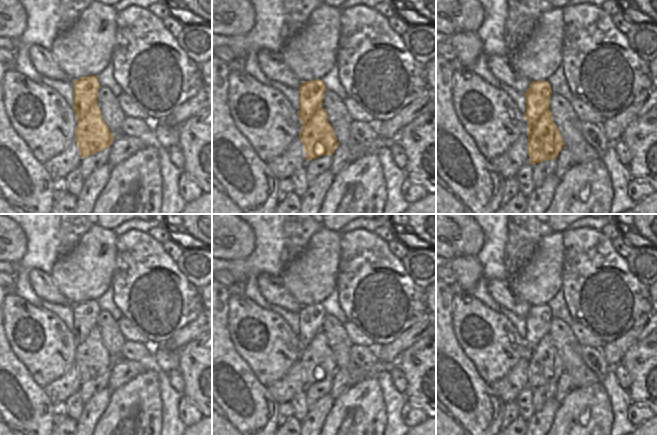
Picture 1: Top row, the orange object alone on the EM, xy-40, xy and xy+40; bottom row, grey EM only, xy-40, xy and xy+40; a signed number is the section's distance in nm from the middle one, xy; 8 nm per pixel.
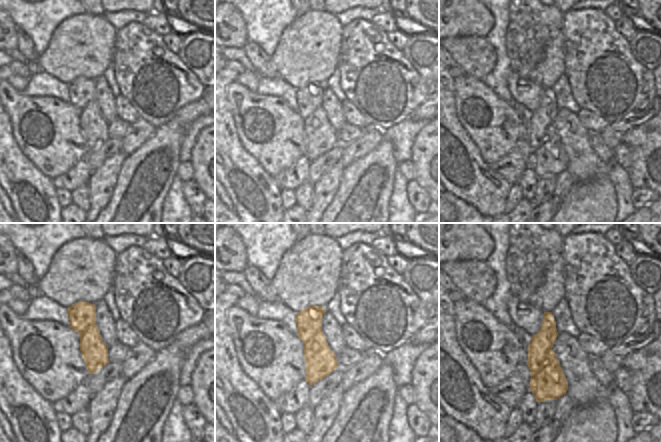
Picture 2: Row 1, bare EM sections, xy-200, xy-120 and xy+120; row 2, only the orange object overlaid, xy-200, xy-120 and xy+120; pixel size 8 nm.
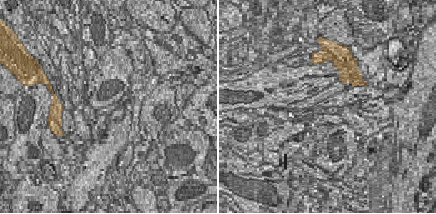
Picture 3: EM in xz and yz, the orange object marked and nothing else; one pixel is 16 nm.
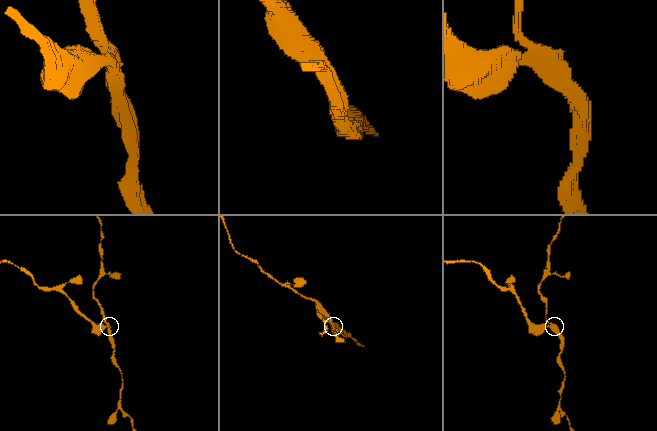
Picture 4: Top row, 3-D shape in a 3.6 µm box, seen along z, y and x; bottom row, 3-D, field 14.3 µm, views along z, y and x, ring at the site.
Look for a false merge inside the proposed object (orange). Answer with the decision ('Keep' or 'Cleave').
Cleave.

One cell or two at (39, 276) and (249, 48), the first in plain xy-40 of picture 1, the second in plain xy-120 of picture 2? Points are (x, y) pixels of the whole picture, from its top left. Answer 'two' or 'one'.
one

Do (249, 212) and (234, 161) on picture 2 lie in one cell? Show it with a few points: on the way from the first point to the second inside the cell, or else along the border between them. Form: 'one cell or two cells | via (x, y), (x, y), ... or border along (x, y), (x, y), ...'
one cell | via (249, 199), (246, 189), (231, 174)

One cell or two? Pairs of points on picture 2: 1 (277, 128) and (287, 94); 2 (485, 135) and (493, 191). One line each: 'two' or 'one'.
1: two
2: two

